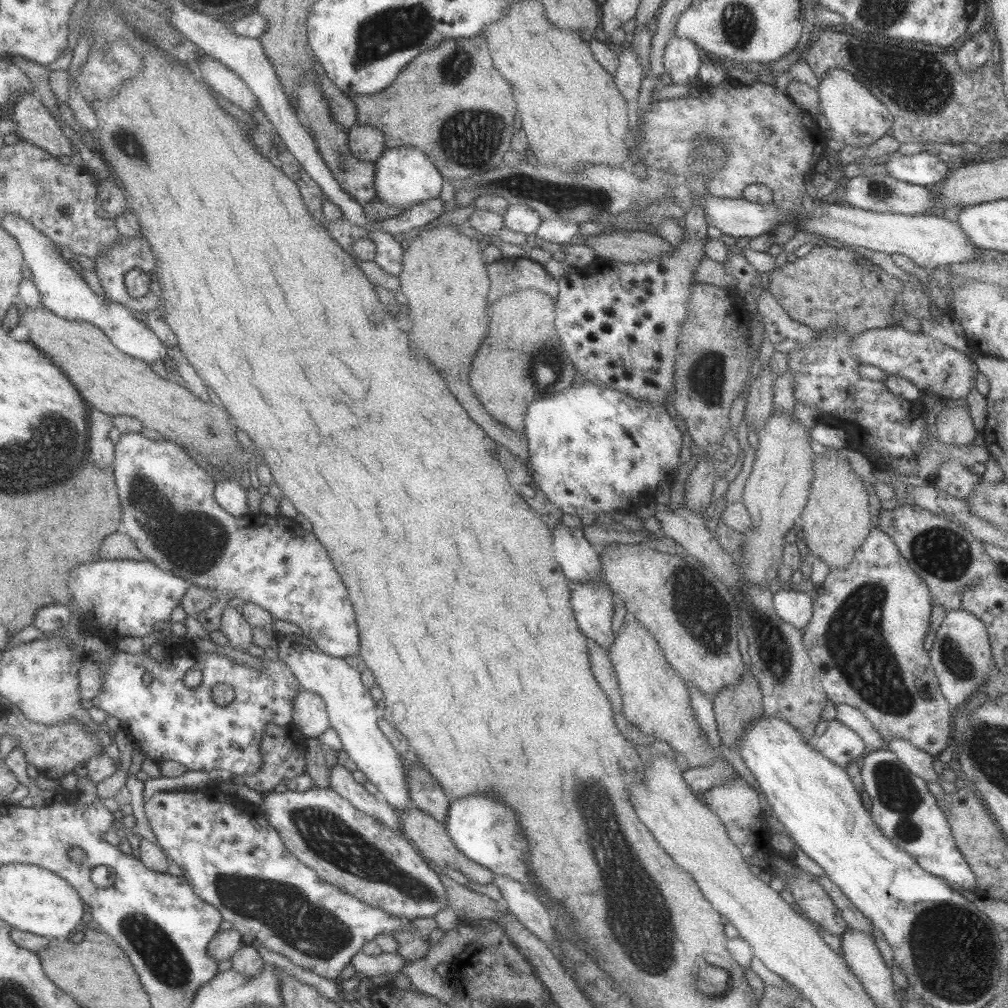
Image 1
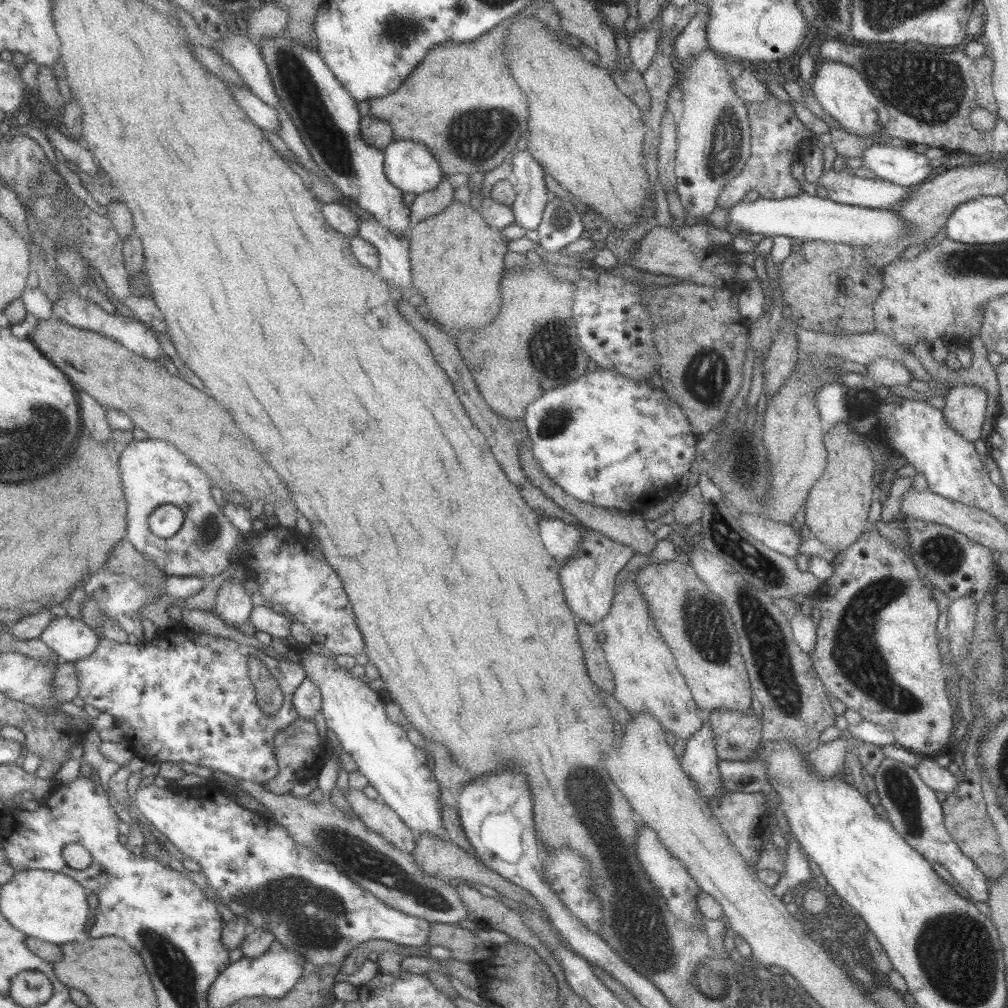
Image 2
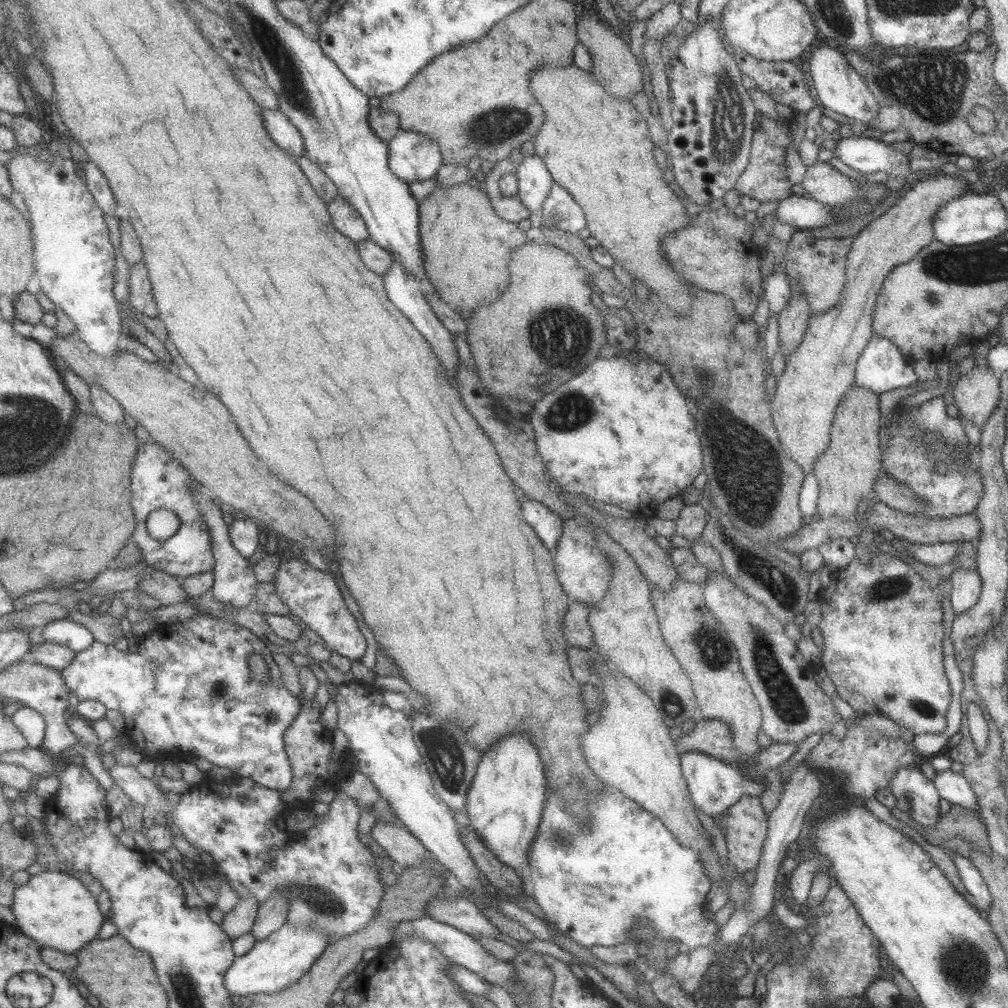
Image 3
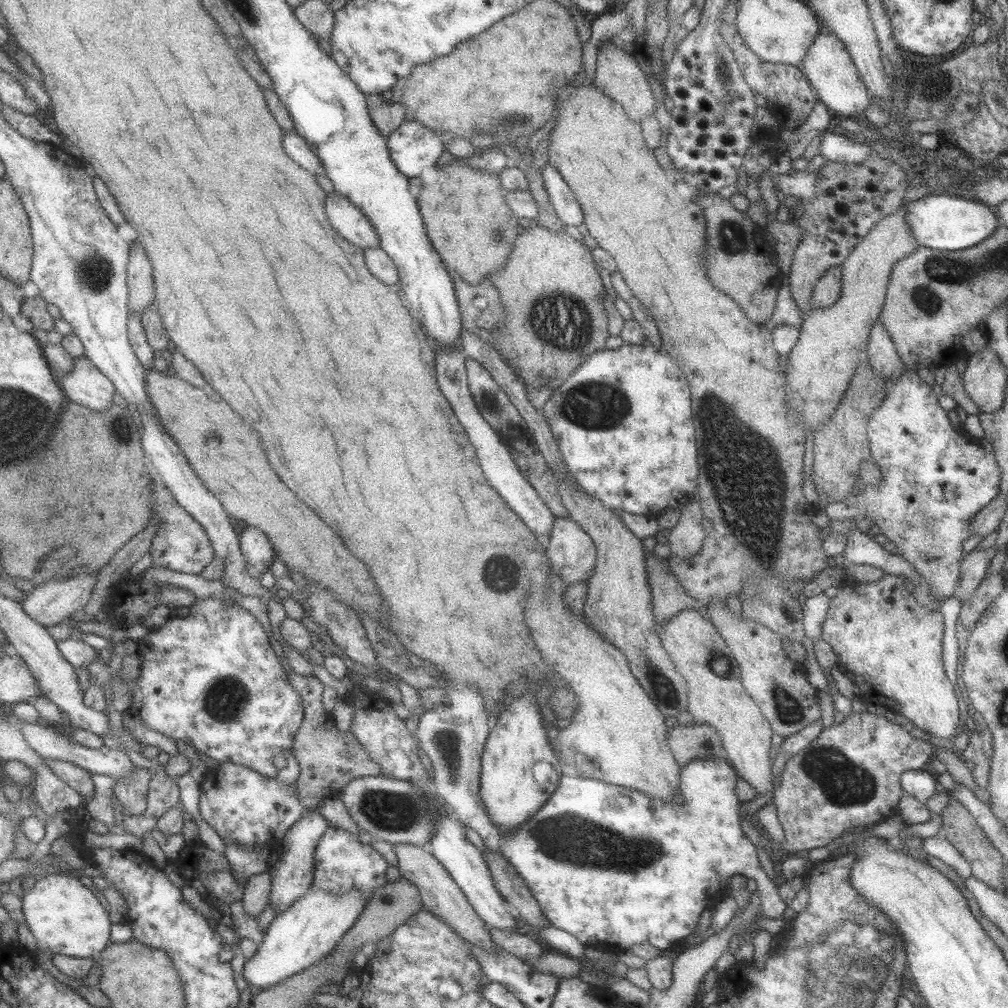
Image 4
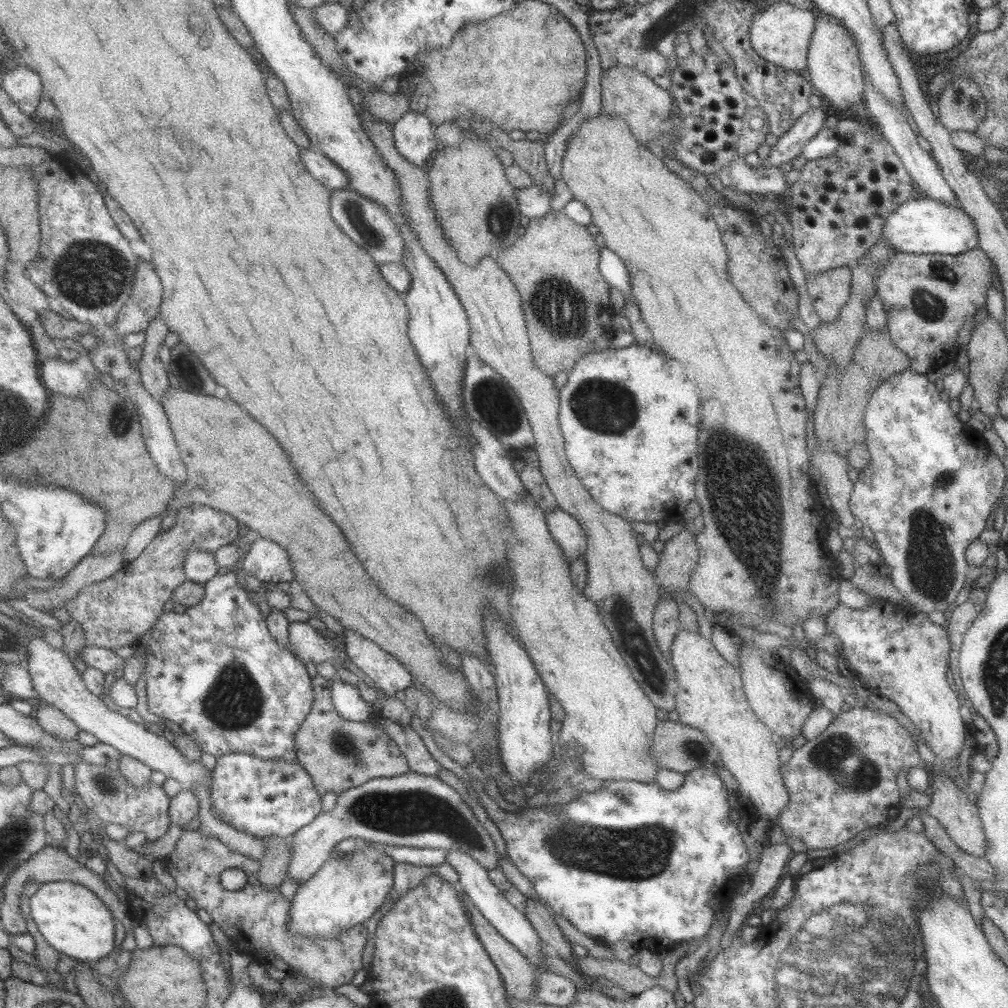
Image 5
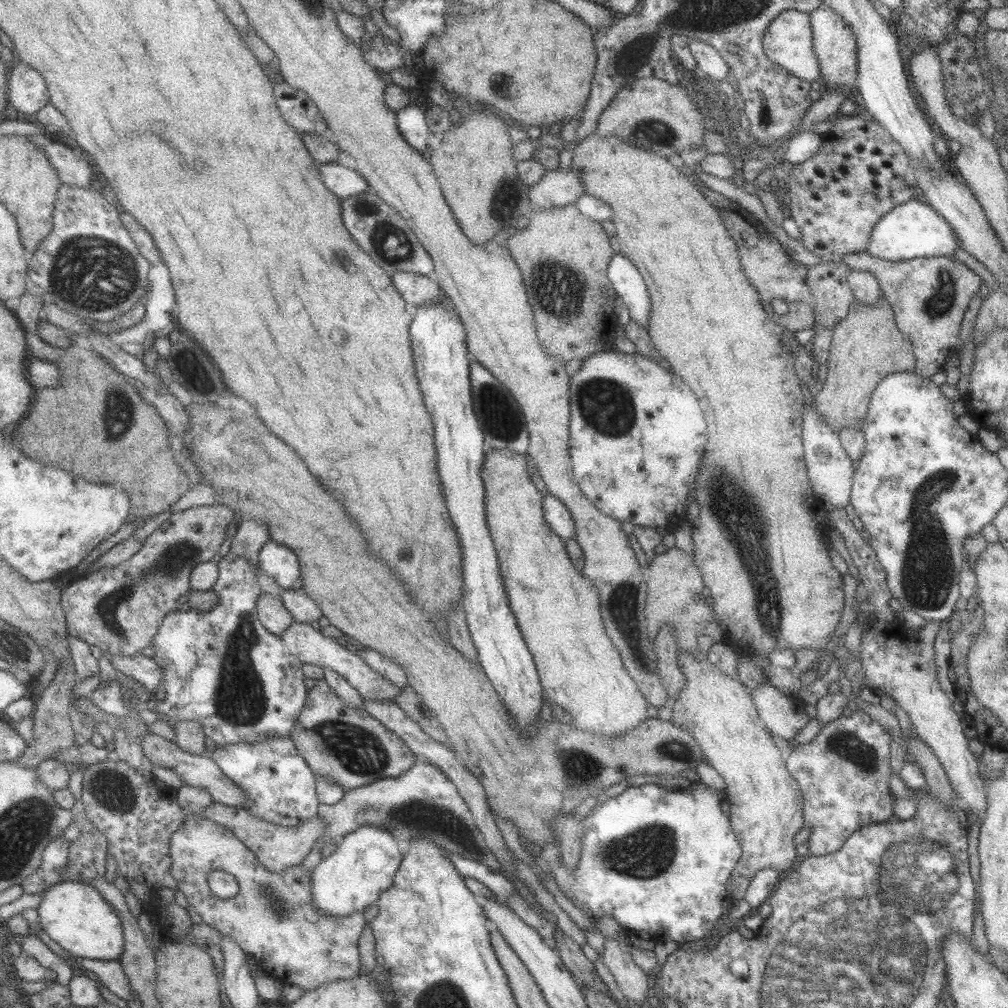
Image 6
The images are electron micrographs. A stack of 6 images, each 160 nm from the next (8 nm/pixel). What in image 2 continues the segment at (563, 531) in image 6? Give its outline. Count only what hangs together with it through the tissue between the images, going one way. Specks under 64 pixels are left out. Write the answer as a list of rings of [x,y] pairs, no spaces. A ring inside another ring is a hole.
[[[578,522],[575,526],[579,529],[581,542],[578,544],[577,552],[574,552],[574,555],[570,556],[570,559],[566,560],[558,570],[559,580],[564,599],[575,618],[579,618],[579,621],[591,627],[597,627],[601,618],[605,617],[611,608],[615,591],[613,589],[615,576],[629,562],[634,555],[634,550]]]

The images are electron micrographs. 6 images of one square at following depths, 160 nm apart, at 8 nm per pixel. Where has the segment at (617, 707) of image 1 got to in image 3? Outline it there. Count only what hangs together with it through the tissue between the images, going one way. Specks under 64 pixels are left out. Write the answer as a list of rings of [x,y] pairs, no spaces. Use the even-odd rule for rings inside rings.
[[[576,600],[570,601],[563,617],[563,632],[565,632],[565,640],[571,644],[571,646],[581,646],[586,650],[594,643],[593,632],[589,628],[589,608],[577,602]]]

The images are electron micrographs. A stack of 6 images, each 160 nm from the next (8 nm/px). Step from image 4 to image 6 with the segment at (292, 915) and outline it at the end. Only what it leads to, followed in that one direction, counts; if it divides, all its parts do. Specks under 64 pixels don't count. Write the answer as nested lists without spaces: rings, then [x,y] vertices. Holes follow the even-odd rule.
[[[363,824],[341,837],[335,850],[323,857],[310,872],[310,893],[314,907],[329,916],[349,916],[375,904],[379,895],[393,882],[400,865],[402,854],[397,850],[396,841],[384,828],[369,824]]]

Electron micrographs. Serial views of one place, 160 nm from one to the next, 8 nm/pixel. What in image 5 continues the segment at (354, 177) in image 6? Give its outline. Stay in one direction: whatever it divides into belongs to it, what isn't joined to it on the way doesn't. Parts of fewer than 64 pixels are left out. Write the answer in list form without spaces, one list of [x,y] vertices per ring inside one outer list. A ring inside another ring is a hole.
[[[312,148],[300,150],[301,165],[314,180],[319,181],[325,188],[332,190],[345,189],[347,176],[332,161],[322,153]]]

